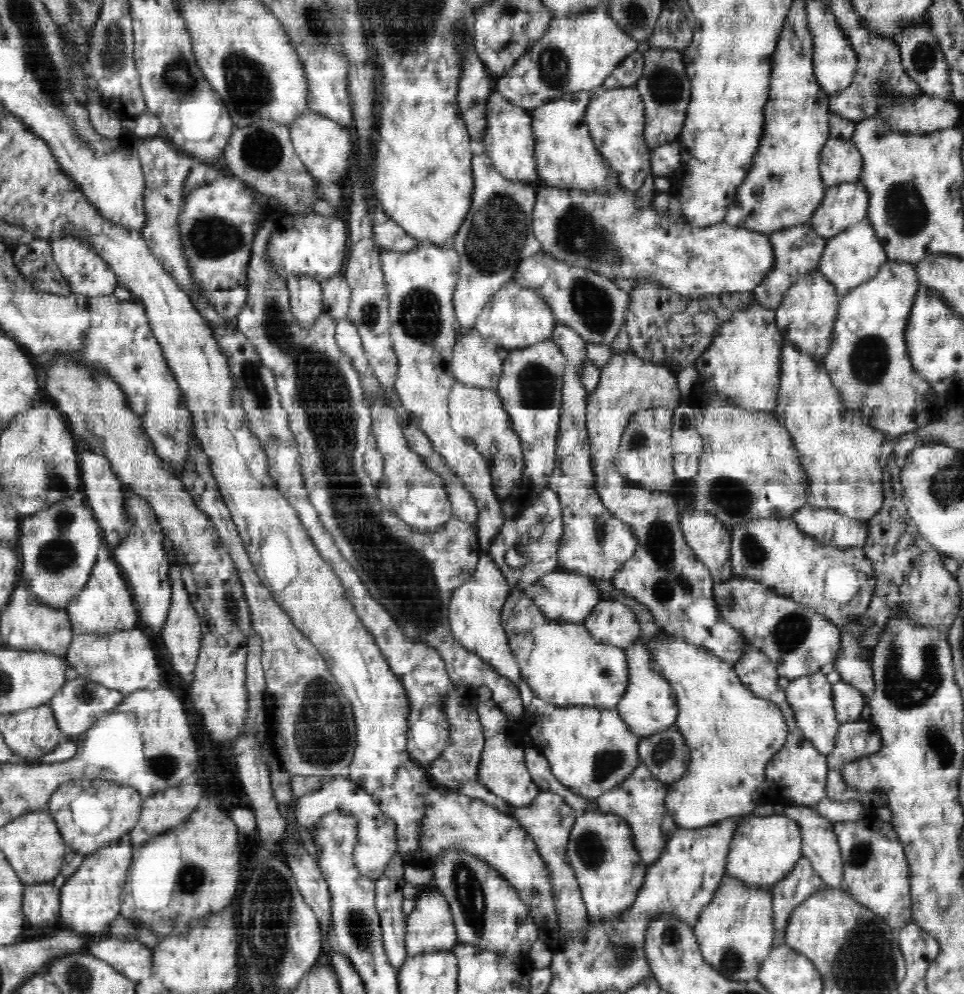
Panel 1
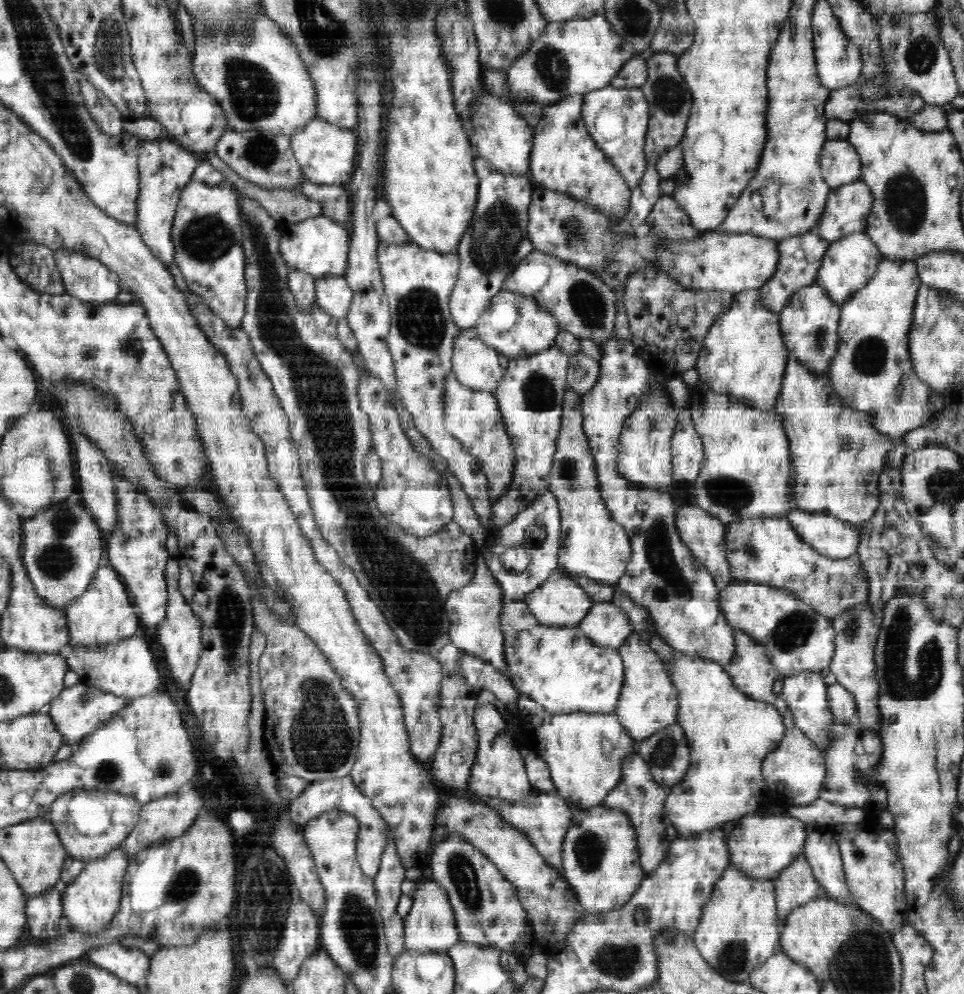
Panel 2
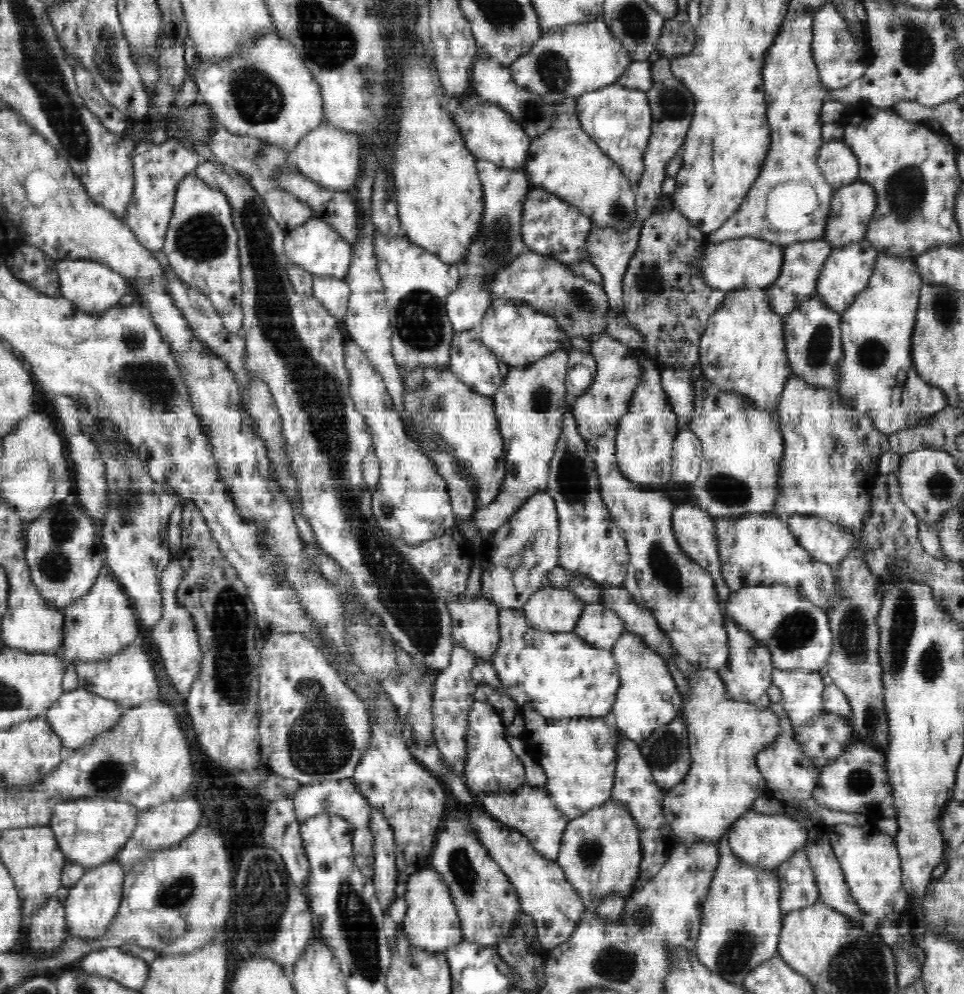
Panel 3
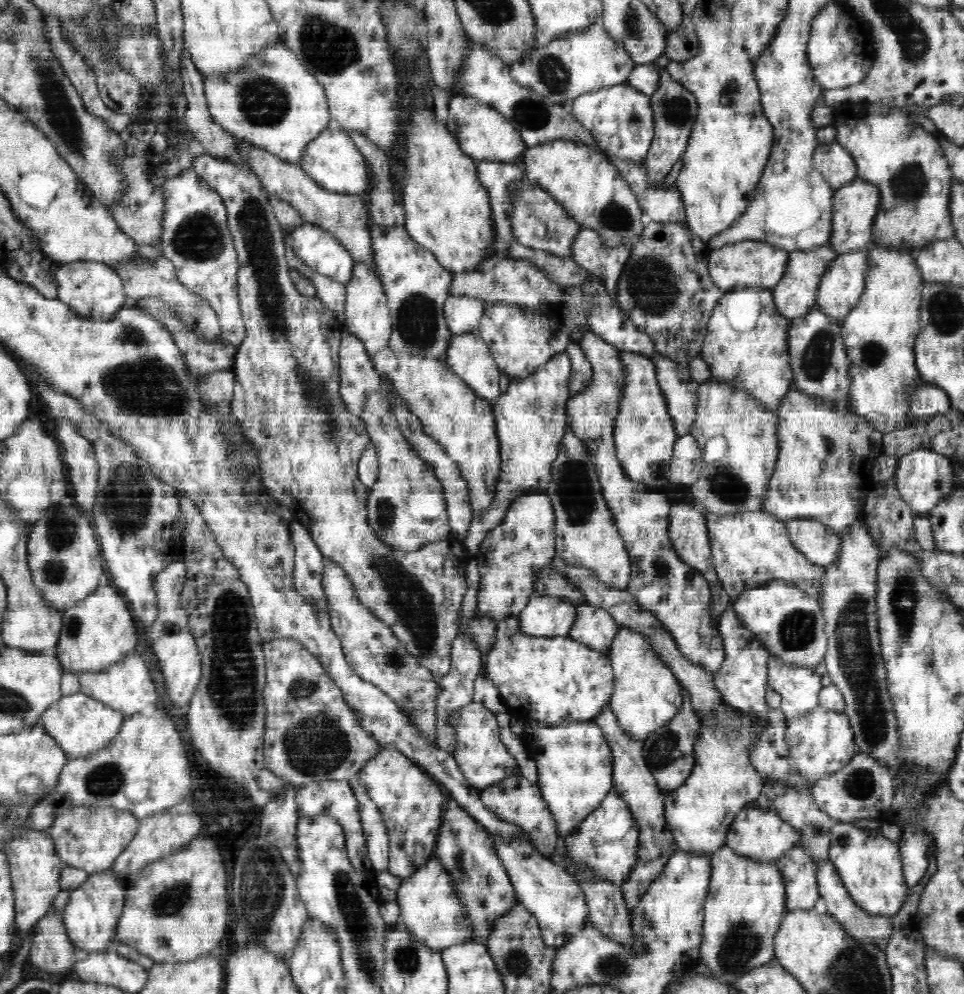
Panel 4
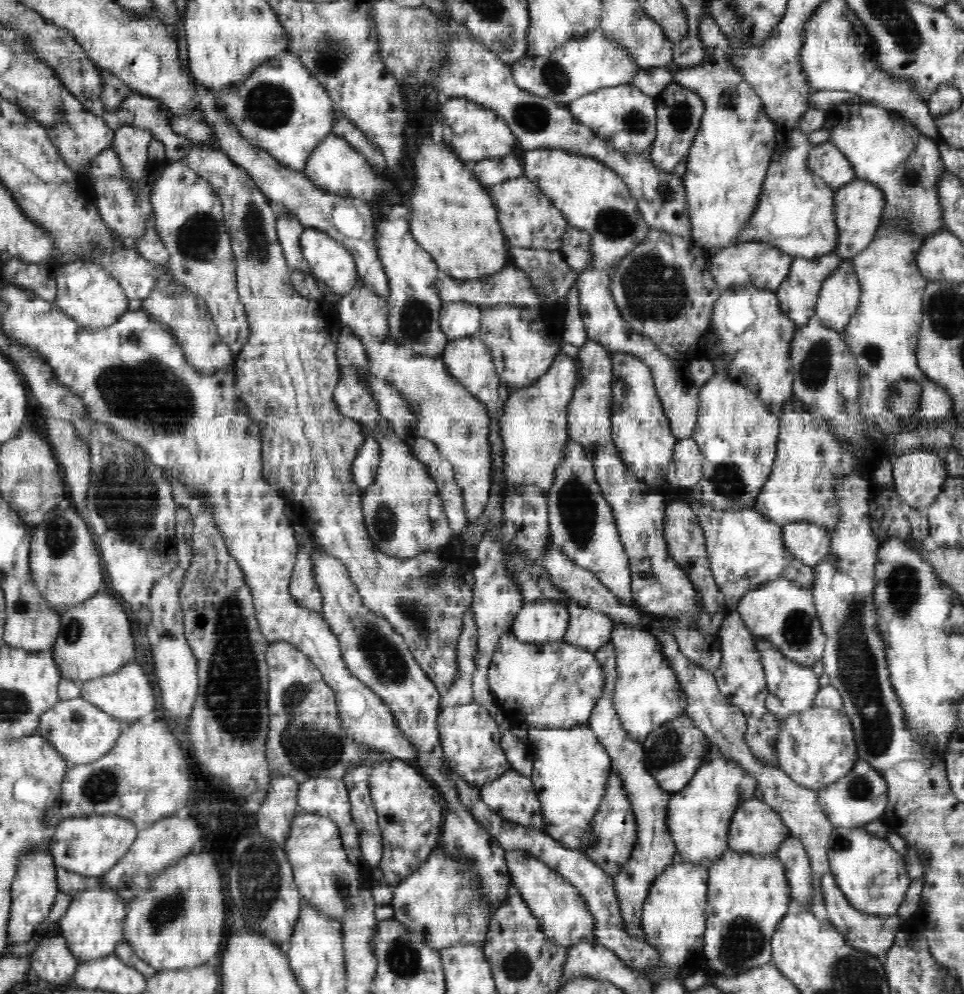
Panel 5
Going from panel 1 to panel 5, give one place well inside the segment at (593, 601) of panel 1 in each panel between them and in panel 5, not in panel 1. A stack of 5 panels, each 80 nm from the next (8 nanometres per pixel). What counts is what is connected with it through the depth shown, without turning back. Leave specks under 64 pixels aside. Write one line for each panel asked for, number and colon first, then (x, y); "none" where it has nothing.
2: (559, 601)
3: (551, 608)
4: (547, 615)
5: (543, 620)

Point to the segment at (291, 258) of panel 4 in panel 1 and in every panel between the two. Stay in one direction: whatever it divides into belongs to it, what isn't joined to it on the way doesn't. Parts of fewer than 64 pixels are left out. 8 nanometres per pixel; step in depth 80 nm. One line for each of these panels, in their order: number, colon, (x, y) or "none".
1: (335, 291)
2: (333, 295)
3: (333, 293)

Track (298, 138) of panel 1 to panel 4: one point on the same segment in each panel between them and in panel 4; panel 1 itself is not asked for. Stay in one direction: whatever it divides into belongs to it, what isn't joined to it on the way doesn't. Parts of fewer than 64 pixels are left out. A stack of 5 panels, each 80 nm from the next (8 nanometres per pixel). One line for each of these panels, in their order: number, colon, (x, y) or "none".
2: (326, 153)
3: (329, 156)
4: (332, 160)

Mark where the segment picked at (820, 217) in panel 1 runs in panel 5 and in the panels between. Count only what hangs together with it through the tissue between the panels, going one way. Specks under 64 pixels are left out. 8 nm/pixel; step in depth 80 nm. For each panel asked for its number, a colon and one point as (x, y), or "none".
2: (848, 208)
3: (852, 206)
4: (855, 206)
5: (859, 206)

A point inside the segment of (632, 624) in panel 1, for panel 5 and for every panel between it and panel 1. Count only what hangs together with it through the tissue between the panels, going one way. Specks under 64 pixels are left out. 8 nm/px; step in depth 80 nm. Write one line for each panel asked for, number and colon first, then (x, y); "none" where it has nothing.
2: (606, 624)
3: (601, 626)
4: (595, 627)
5: (590, 629)

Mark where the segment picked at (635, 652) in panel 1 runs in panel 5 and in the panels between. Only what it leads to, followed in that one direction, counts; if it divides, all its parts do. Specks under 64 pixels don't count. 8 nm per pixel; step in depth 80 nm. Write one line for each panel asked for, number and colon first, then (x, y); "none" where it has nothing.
2: (648, 703)
3: (648, 698)
4: (647, 696)
5: (647, 694)

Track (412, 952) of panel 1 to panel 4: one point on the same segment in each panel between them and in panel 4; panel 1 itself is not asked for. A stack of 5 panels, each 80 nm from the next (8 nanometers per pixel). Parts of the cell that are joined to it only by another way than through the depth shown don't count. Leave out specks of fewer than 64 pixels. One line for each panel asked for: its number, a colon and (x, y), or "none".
2: (430, 927)
3: (431, 923)
4: (430, 908)

